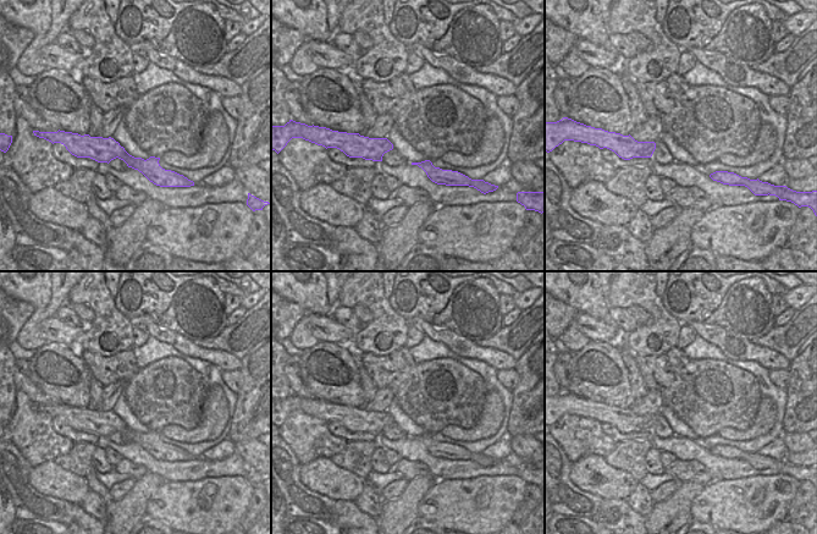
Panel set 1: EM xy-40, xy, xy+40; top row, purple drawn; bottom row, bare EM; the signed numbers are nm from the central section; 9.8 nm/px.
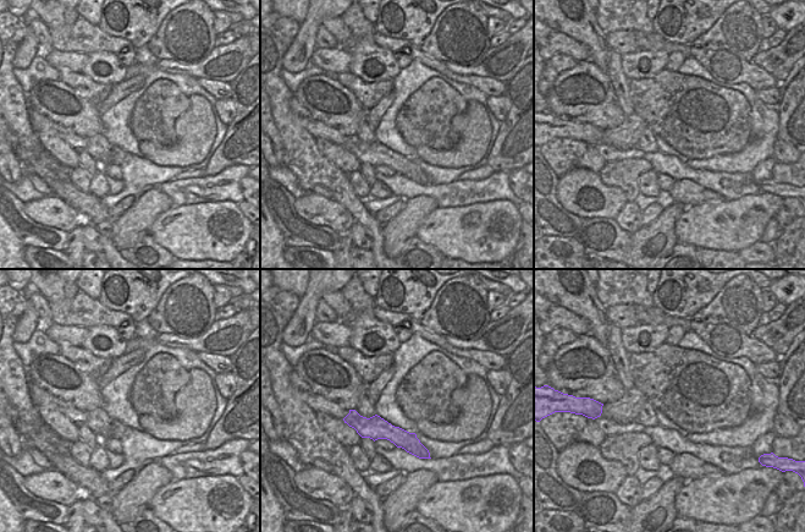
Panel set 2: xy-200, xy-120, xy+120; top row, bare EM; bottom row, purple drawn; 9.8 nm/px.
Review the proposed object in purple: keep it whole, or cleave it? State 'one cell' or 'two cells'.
one cell

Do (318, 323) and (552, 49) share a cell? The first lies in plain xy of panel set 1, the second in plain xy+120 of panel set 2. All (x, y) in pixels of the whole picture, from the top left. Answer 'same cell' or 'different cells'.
same cell

